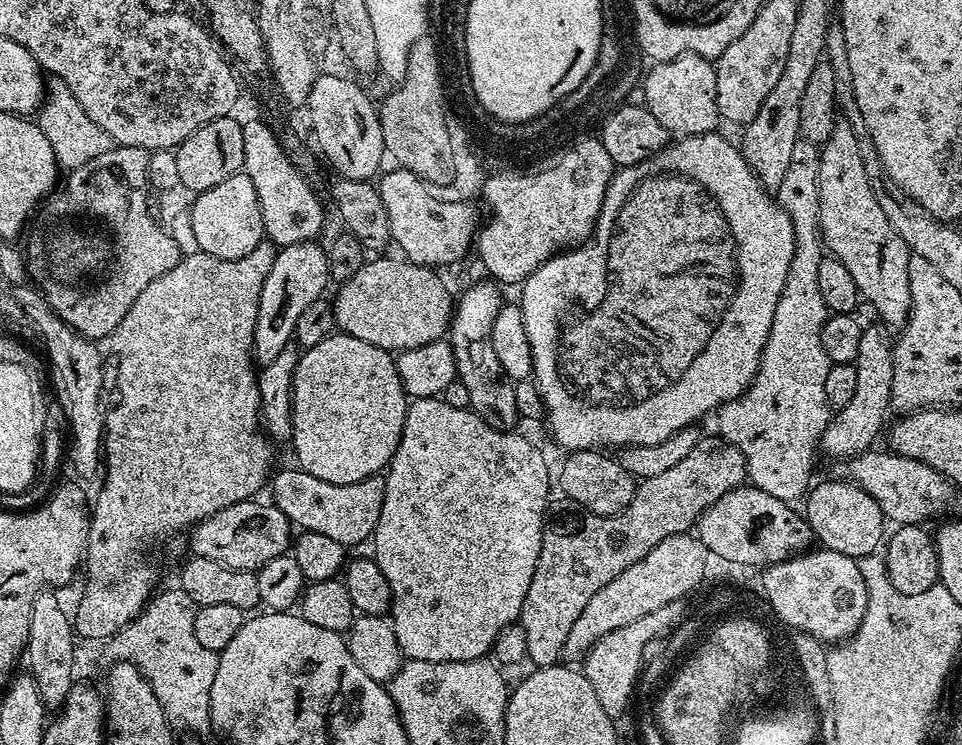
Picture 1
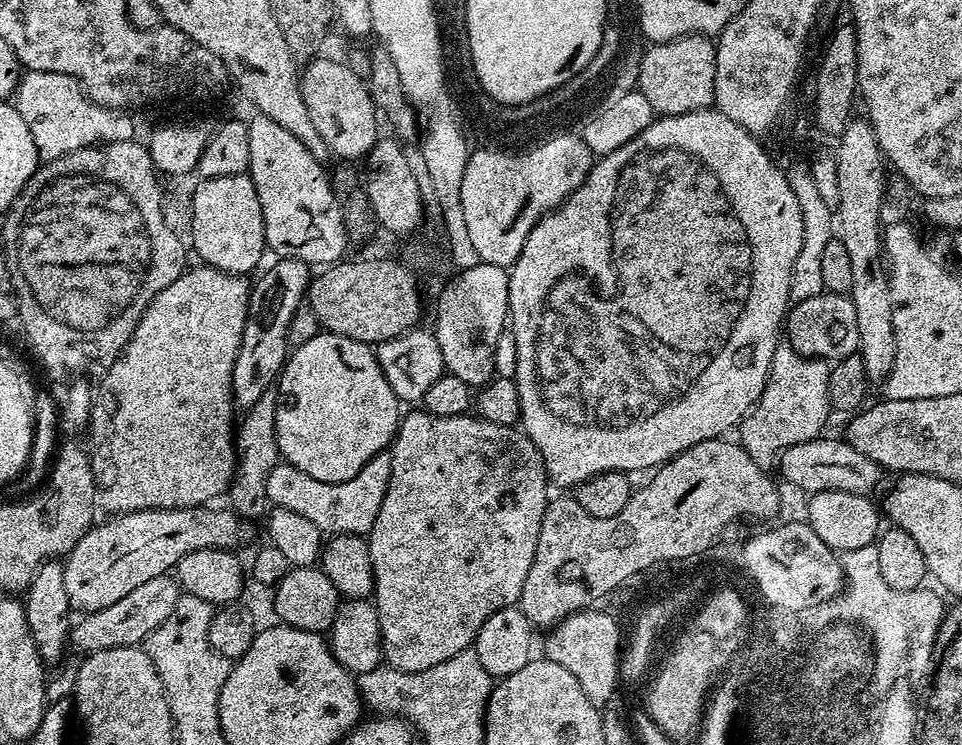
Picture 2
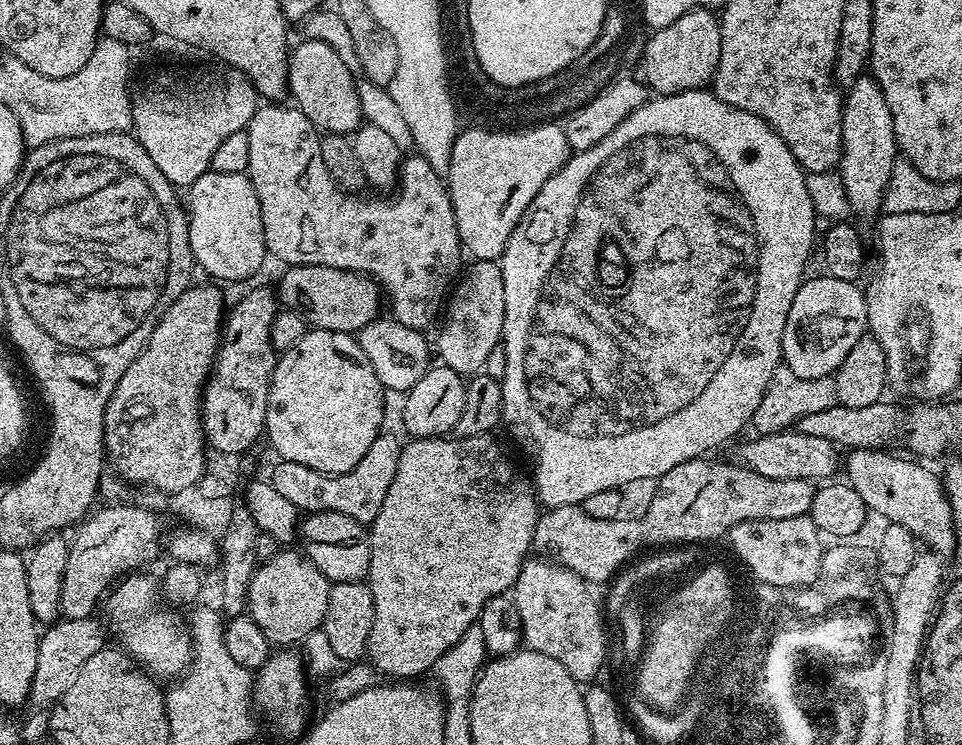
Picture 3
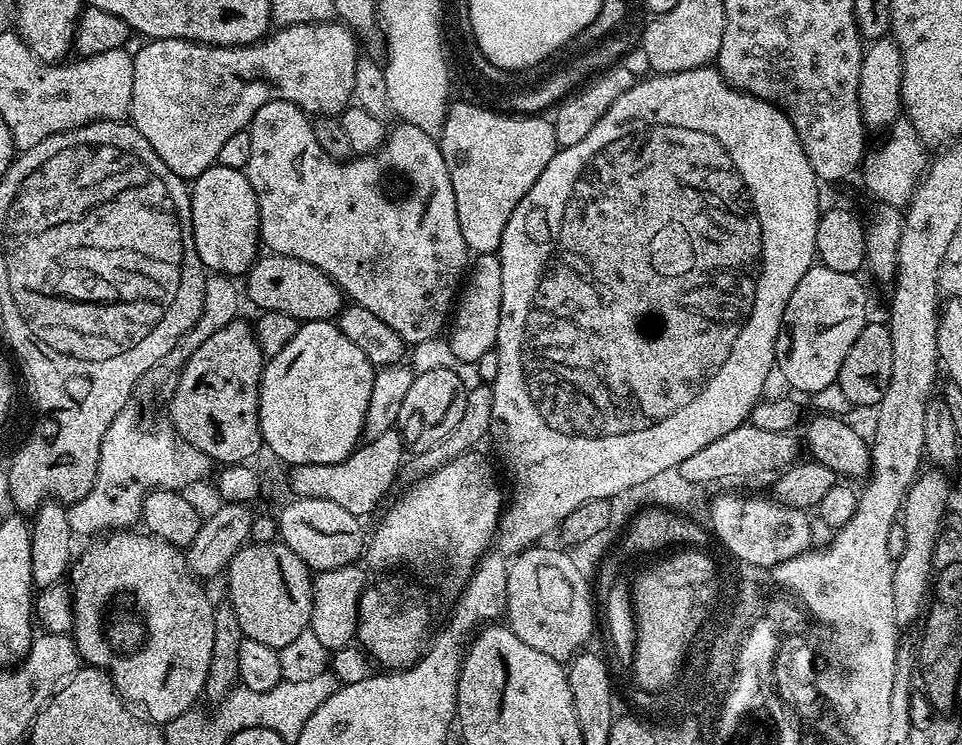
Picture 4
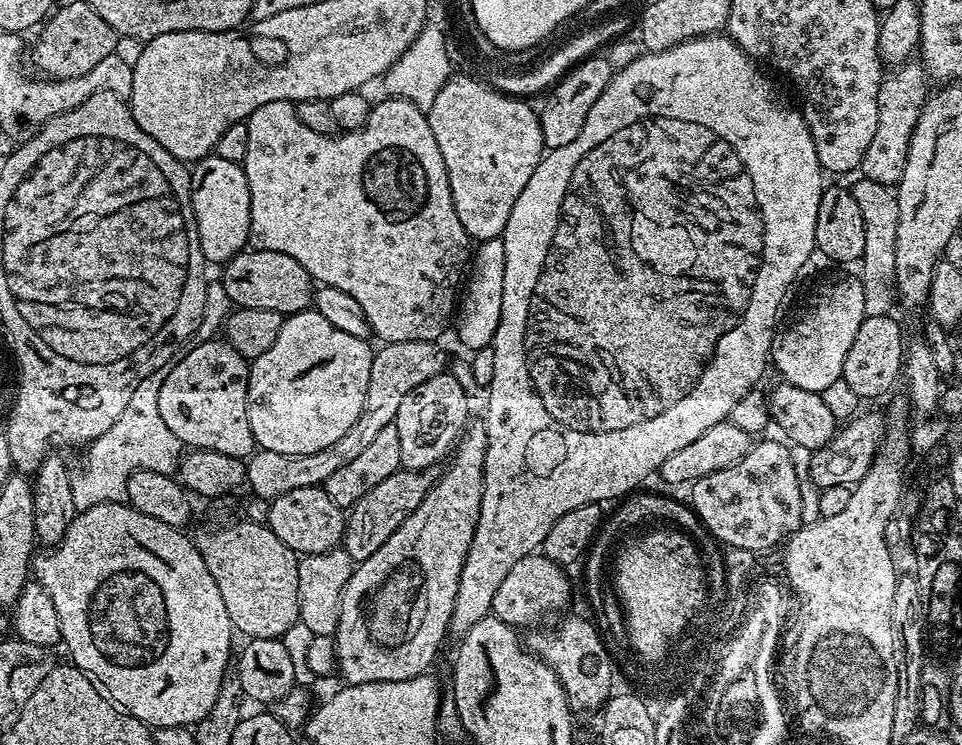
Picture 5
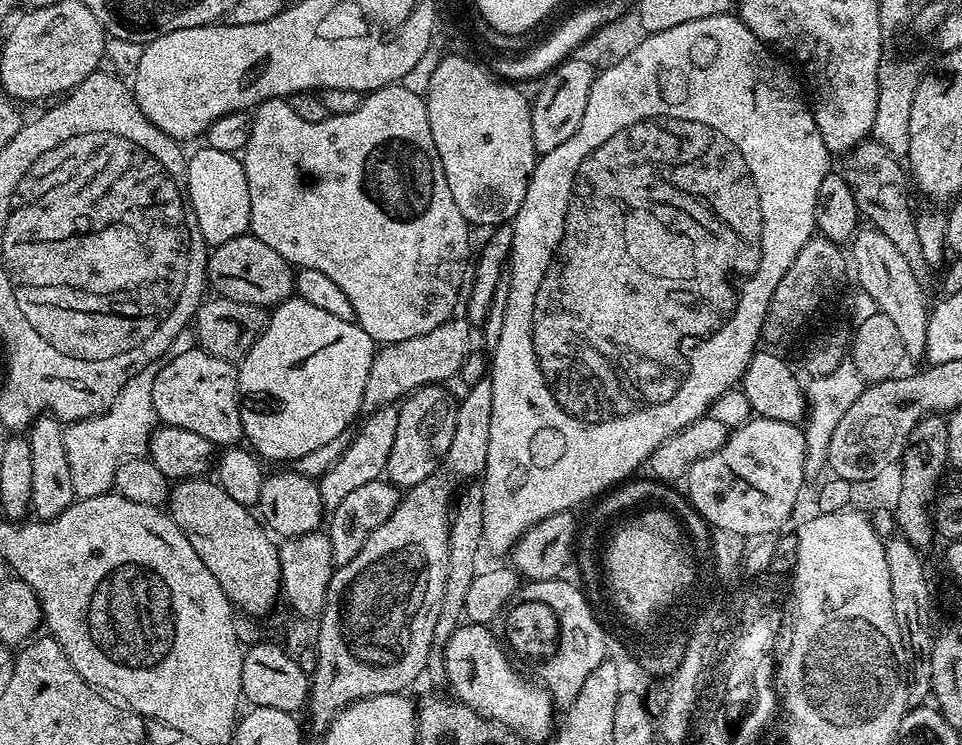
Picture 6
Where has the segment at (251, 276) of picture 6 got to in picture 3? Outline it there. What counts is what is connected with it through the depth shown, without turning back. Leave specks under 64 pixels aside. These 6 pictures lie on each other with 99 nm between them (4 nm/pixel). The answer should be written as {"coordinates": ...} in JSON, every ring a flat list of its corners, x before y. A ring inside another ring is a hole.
{"coordinates":[[294,264,283,271,278,287,279,303,303,316,312,328,358,334,381,315,382,289,371,276,313,264]]}

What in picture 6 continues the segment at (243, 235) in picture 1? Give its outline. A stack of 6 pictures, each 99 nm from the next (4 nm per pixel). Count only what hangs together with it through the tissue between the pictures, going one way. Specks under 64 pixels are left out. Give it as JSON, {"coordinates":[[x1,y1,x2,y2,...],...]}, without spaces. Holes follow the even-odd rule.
{"coordinates":[[201,146,196,153,187,157,188,162,188,197,194,210,194,218,198,218,198,230,202,230,204,243,215,246,222,242,230,242,230,238,238,238,249,231,250,222,250,186,246,182,246,170,243,159,239,155,214,150]]}

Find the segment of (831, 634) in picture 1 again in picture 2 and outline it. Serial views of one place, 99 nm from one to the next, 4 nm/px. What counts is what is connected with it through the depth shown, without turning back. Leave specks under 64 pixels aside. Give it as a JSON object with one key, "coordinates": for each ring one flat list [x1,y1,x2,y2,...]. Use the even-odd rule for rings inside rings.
{"coordinates":[[792,520,789,524,776,524,744,544,744,568,752,575,759,595,775,607,787,610,806,604,810,595,817,593,840,594,845,591,846,580,840,556,833,552,807,522]]}

